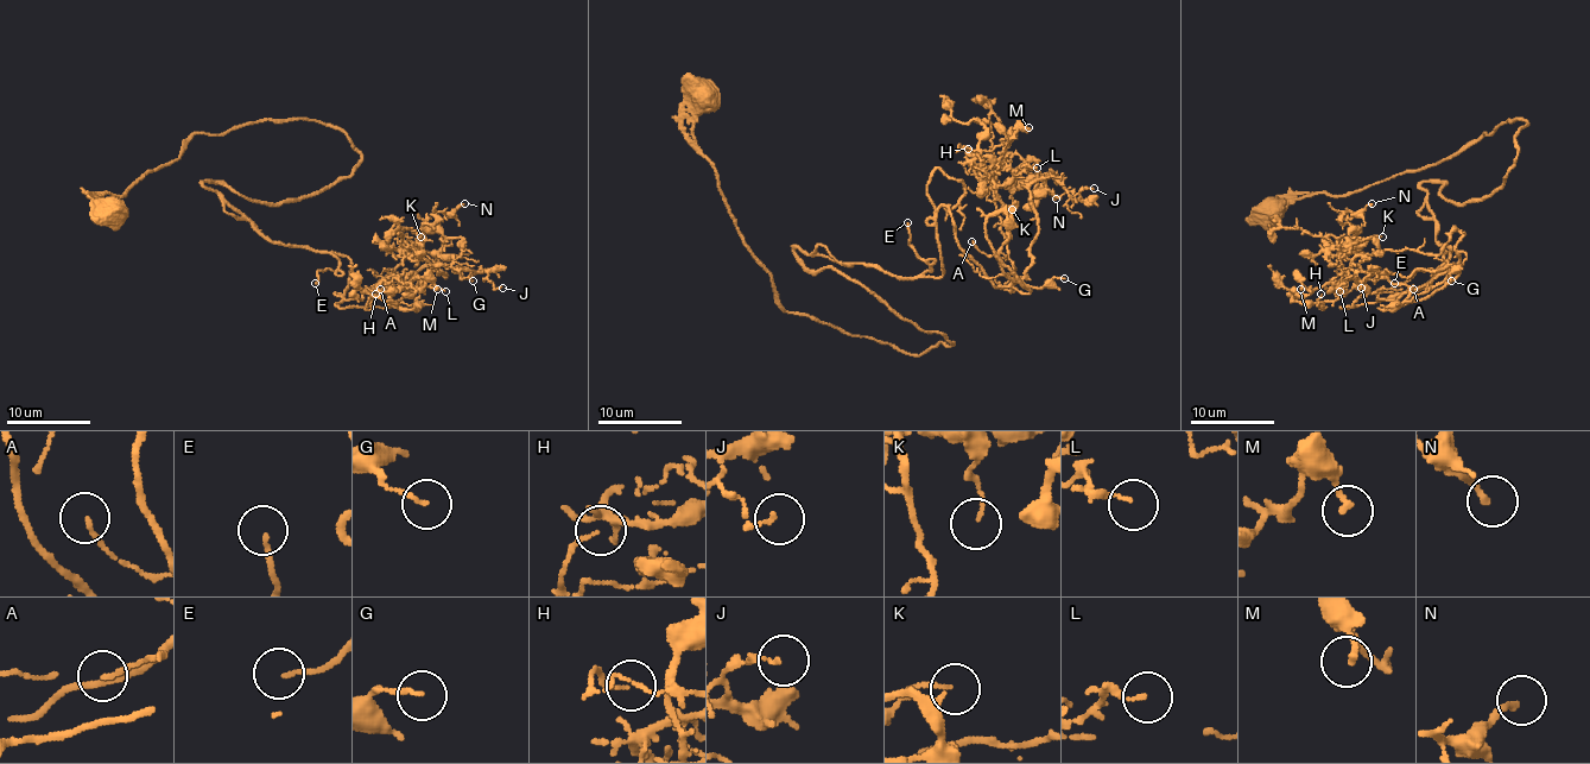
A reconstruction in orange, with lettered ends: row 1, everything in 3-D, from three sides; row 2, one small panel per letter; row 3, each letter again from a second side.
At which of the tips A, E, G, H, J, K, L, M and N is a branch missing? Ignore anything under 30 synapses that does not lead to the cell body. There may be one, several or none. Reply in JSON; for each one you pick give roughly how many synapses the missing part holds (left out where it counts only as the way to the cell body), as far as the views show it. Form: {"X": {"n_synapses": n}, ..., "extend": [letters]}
{"E": {"n_synapses": 190}, "extend": ["E"]}

